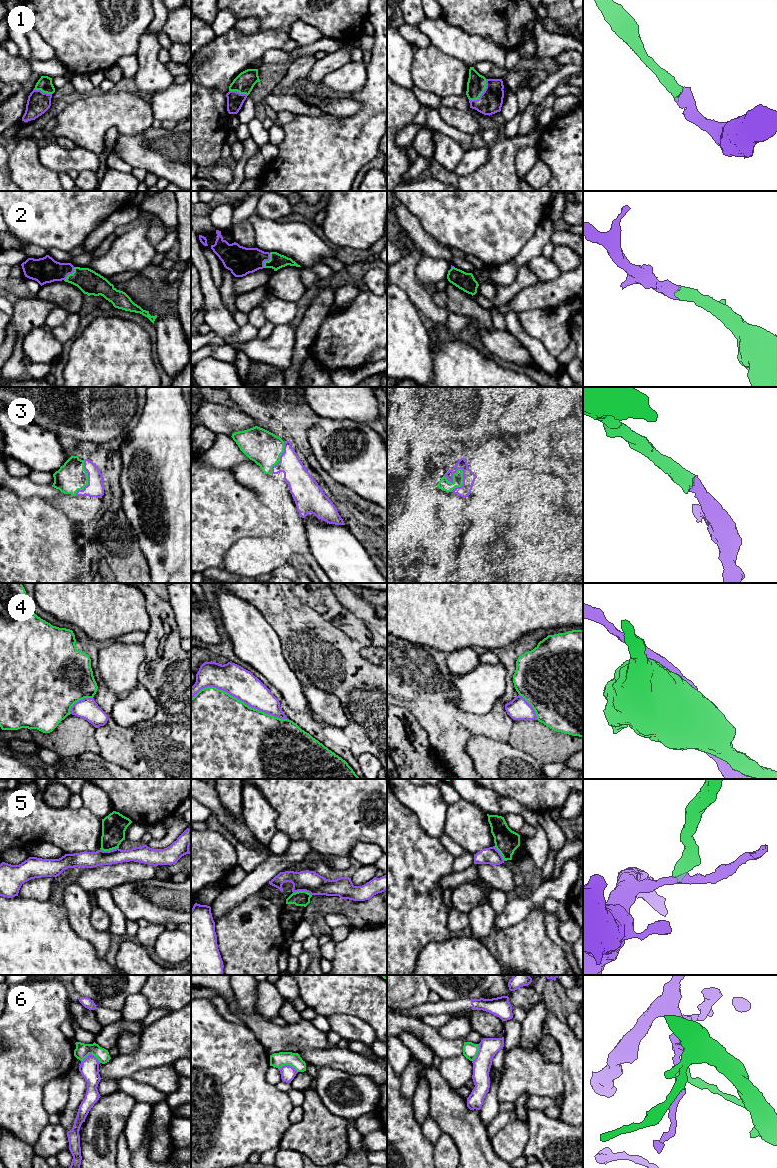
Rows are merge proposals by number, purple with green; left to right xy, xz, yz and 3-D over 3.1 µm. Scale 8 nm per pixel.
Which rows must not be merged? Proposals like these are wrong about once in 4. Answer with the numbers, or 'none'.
4, 5, 6

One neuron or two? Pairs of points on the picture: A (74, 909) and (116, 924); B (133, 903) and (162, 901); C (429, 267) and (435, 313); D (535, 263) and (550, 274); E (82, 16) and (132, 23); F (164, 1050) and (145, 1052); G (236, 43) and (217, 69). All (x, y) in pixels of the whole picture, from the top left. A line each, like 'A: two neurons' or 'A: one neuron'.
A: two neurons
B: one neuron
C: two neurons
D: one neuron
E: one neuron
F: one neuron
G: one neuron

